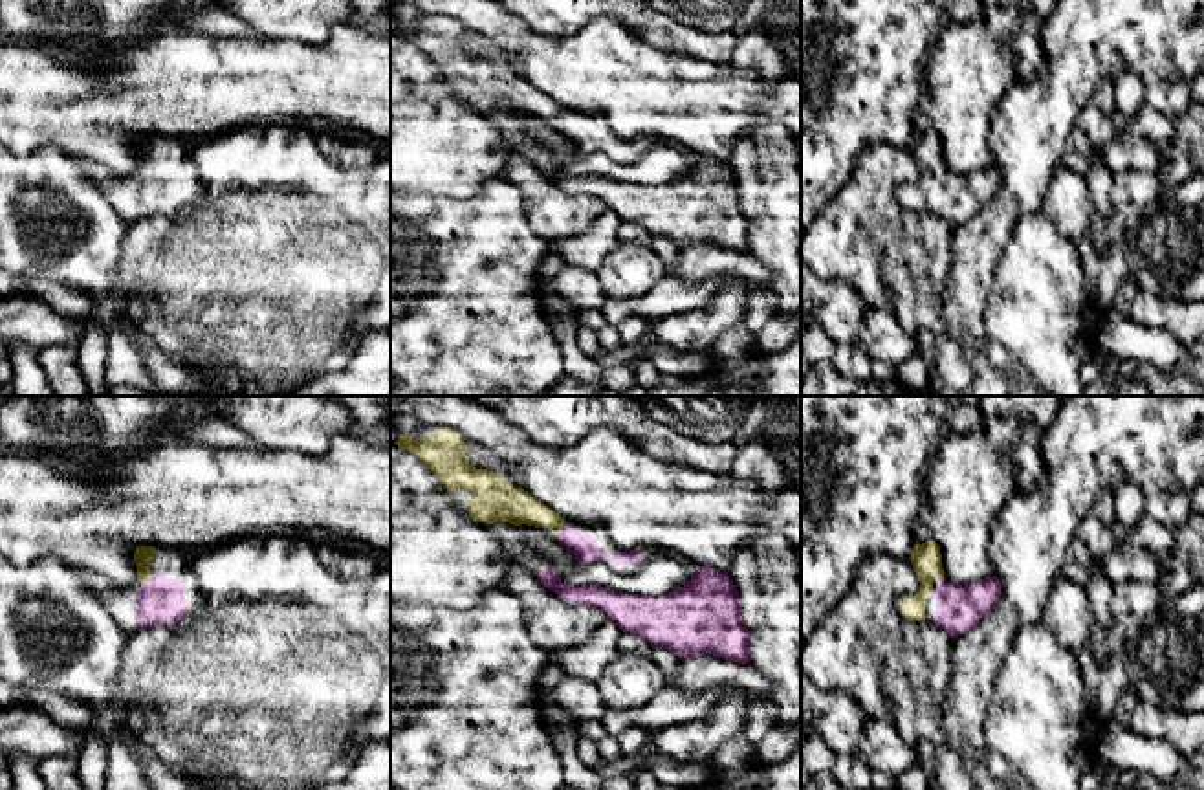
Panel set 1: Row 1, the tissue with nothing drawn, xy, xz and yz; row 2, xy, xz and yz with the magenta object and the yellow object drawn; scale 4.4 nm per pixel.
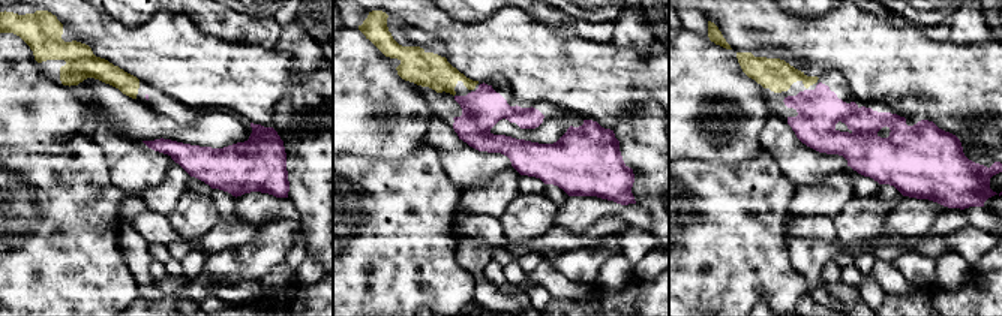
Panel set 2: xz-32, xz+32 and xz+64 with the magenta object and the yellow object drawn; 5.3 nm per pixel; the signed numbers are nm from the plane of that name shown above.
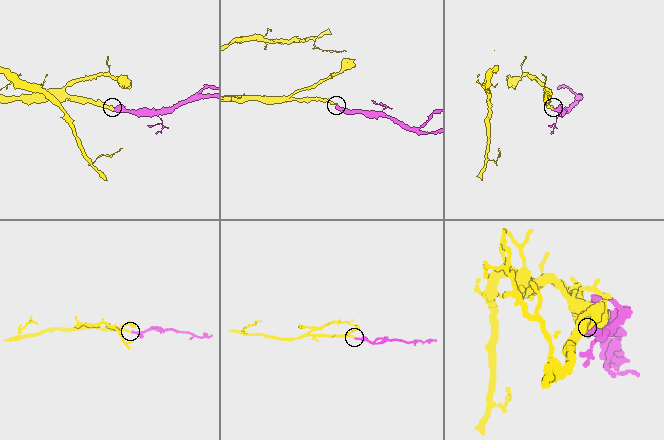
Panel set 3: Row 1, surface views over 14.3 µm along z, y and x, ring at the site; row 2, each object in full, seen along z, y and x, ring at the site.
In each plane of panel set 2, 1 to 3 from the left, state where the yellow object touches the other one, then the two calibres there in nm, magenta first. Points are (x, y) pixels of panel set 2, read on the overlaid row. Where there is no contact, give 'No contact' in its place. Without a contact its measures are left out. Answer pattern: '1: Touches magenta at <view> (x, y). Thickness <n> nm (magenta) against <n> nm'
1: No contact
2: No contact
3: No contact

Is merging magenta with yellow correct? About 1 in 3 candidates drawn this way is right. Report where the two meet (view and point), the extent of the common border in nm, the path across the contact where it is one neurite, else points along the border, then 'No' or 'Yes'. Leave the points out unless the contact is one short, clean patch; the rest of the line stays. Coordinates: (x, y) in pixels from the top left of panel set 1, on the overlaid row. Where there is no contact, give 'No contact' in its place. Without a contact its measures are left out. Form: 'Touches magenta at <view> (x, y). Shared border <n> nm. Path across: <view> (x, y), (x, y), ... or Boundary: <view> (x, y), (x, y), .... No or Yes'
Touches magenta at xz (558, 534). Shared border 50 nm. Path across: xz (581, 545), (558, 534), (547, 517), (512, 504). Yes

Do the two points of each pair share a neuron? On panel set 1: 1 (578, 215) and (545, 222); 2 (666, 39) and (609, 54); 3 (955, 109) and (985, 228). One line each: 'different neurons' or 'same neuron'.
1: same neuron
2: different neurons
3: different neurons

